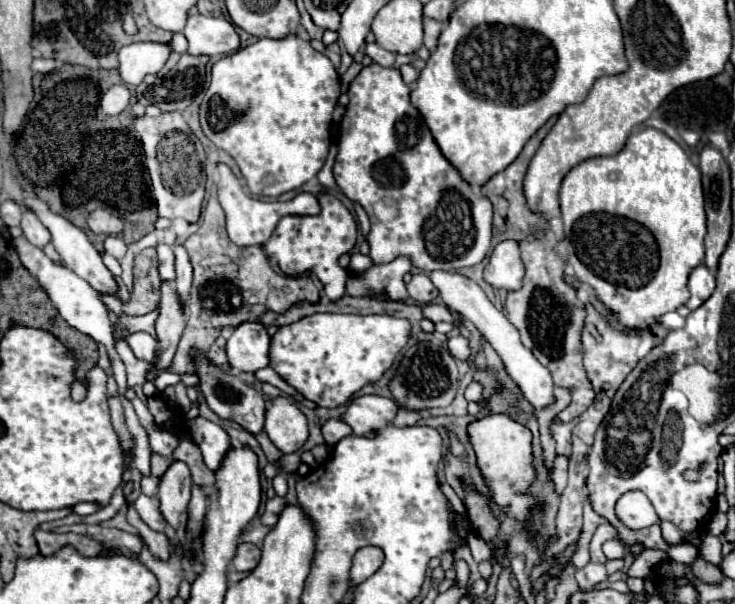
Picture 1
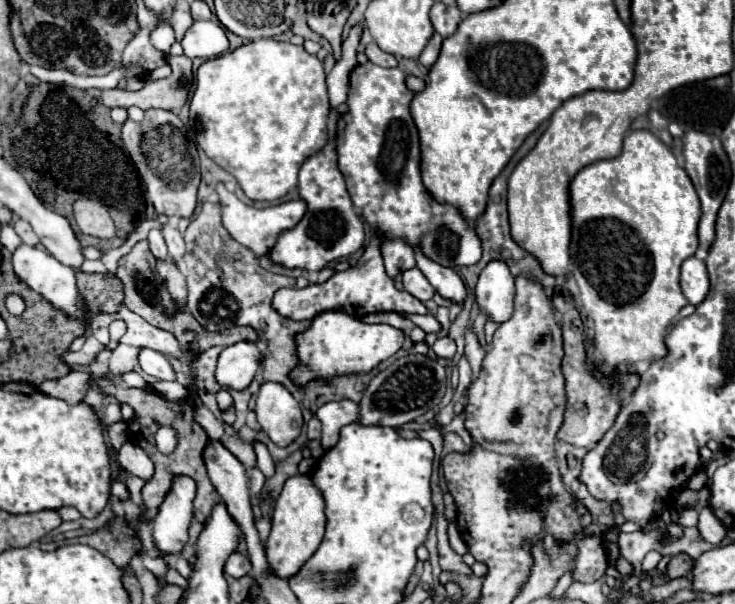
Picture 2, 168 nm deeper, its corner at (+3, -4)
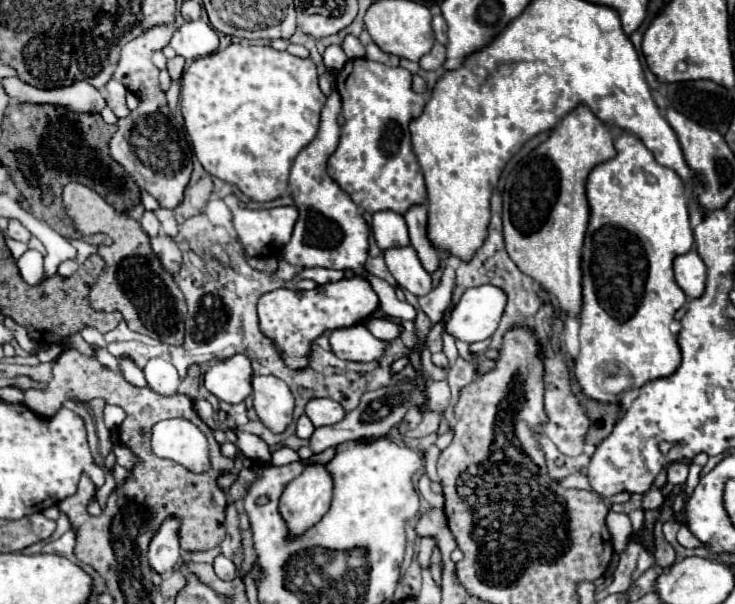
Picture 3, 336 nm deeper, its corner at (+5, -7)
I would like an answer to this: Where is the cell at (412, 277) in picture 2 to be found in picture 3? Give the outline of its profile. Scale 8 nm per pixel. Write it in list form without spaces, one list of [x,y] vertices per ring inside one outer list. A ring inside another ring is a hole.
[[[393,247],[387,249],[383,257],[399,287],[411,291],[417,297],[423,297],[431,291],[431,275],[421,267],[413,247]]]

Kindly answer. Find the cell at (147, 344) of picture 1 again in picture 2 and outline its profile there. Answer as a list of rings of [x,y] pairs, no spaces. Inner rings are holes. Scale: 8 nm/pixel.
[[[143,348],[141,354],[139,354],[139,364],[141,364],[141,368],[143,368],[147,374],[151,374],[151,376],[155,376],[155,378],[159,378],[159,380],[175,380],[175,370],[173,370],[173,366],[171,366],[171,364],[167,362],[167,358],[165,358],[161,352],[157,352],[157,350]]]

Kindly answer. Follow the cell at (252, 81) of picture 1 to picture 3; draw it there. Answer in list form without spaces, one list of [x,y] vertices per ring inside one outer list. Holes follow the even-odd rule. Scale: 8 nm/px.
[[[241,40],[237,45],[229,45],[223,51],[217,51],[213,55],[195,59],[191,63],[191,67],[183,73],[183,89],[181,89],[181,111],[183,111],[183,119],[185,119],[185,129],[189,133],[193,151],[197,155],[197,159],[201,161],[201,165],[205,167],[207,173],[211,173],[213,177],[219,177],[231,185],[237,185],[239,191],[243,195],[247,195],[253,201],[273,201],[277,197],[281,197],[287,191],[287,177],[291,171],[291,165],[295,161],[295,157],[299,155],[301,149],[305,149],[317,135],[319,131],[319,123],[321,123],[321,109],[325,105],[325,95],[321,93],[319,85],[317,85],[317,67],[311,59],[299,59],[287,51],[277,51],[273,47],[263,47],[263,45],[251,44],[251,41]]]

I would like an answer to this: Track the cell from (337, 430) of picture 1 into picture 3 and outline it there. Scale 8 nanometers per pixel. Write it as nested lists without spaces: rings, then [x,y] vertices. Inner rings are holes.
[[[301,415],[299,421],[297,421],[297,437],[309,439],[309,437],[313,435],[313,431],[315,431],[315,427],[313,427],[313,423],[309,421],[309,417],[307,417],[307,415]]]

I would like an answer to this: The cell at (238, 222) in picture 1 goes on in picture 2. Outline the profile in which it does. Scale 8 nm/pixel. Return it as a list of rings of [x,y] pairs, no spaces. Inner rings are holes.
[[[223,184],[217,186],[217,194],[221,198],[221,212],[223,212],[223,226],[227,228],[227,232],[241,242],[243,246],[247,246],[255,256],[265,256],[269,254],[269,250],[275,246],[277,238],[281,232],[291,230],[305,214],[307,204],[303,200],[293,200],[293,202],[283,202],[277,206],[269,206],[269,208],[255,208],[255,206],[247,206],[245,202],[241,202],[233,192],[225,190]]]

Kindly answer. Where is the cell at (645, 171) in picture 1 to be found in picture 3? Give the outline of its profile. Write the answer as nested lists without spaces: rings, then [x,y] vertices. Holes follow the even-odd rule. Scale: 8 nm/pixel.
[[[625,133],[621,137],[617,137],[615,141],[615,147],[617,147],[617,155],[605,163],[599,163],[587,177],[587,185],[585,185],[585,191],[587,191],[587,201],[589,201],[589,209],[591,209],[591,217],[589,217],[589,227],[587,227],[587,233],[585,233],[585,243],[583,243],[583,259],[581,259],[581,271],[583,271],[583,307],[581,307],[581,353],[577,357],[577,363],[575,363],[575,377],[583,389],[585,395],[589,395],[591,399],[597,399],[597,401],[615,401],[617,397],[603,391],[599,387],[599,371],[601,371],[601,365],[605,363],[619,363],[623,365],[631,377],[633,377],[633,387],[641,387],[645,385],[647,381],[651,379],[659,379],[659,377],[665,377],[665,375],[671,375],[679,363],[681,363],[681,351],[679,351],[679,345],[677,345],[677,337],[671,333],[669,325],[673,321],[673,315],[677,309],[683,307],[685,303],[685,293],[679,289],[679,285],[675,283],[675,277],[673,277],[673,259],[679,257],[679,255],[685,255],[693,249],[693,229],[689,225],[689,199],[685,195],[685,187],[683,187],[683,181],[681,177],[669,169],[669,167],[663,167],[655,161],[653,153],[643,145],[643,141],[631,133]]]

